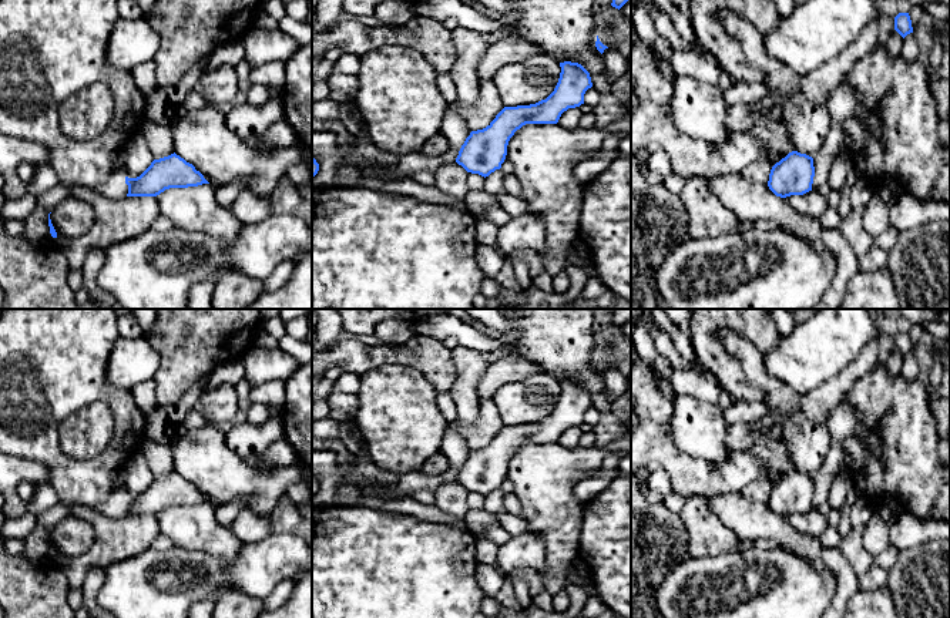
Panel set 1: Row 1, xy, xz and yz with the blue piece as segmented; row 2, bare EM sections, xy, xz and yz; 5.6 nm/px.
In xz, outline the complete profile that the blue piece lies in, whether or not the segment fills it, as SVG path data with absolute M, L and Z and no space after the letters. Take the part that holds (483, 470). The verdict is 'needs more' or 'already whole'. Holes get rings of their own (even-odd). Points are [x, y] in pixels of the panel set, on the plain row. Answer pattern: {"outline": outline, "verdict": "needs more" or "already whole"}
{"outline": "M560 382L561 392L554 410L530 424L504 426L483 449L471 450L461 464L456 481L467 491L489 496L507 474L507 464L526 443L557 443L568 427L584 423L584 413L593 406L590 392L578 382Z", "verdict": "already whole"}

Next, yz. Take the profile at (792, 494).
{"outline": "M792 470L772 486L768 506L781 517L803 514L812 510L813 496L813 477Z", "verdict": "already whole"}

